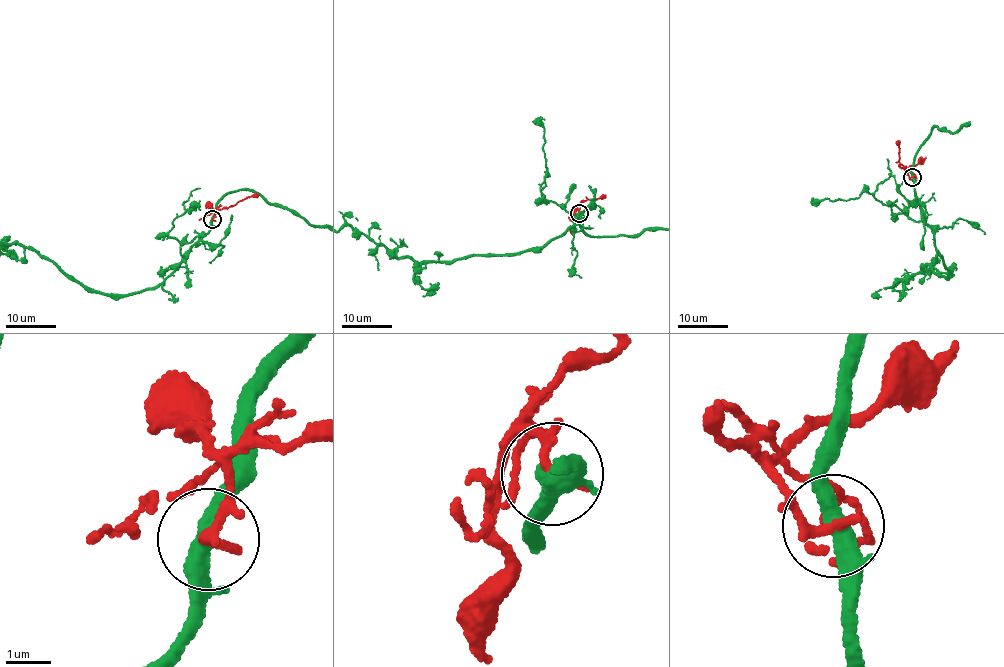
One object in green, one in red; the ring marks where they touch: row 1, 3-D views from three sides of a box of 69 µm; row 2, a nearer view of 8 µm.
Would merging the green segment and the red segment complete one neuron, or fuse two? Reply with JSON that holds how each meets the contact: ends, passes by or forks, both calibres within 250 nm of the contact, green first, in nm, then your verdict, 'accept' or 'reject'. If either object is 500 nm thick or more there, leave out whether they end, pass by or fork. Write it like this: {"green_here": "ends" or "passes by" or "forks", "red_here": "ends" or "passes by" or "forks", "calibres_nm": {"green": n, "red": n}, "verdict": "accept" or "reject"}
{"green_here": "passes by", "red_here": "ends", "calibres_nm": {"green": 400, "red": 240}, "verdict": "reject"}

